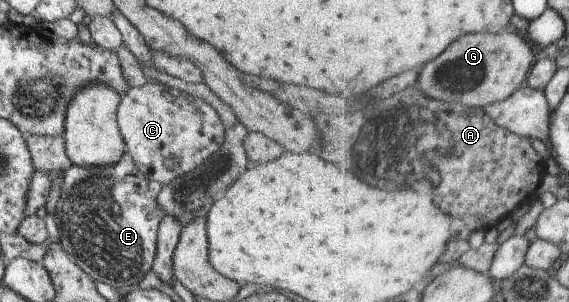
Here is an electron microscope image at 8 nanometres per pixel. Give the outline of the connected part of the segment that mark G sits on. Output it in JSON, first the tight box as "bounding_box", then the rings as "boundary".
{"bounding_box":[416,32,536,108],"boundary":[[[483,32],[464,35],[451,44],[437,59],[421,67],[416,84],[429,98],[458,103],[470,108],[482,108],[505,101],[526,85],[527,73],[536,63],[536,53],[515,33]]]}

